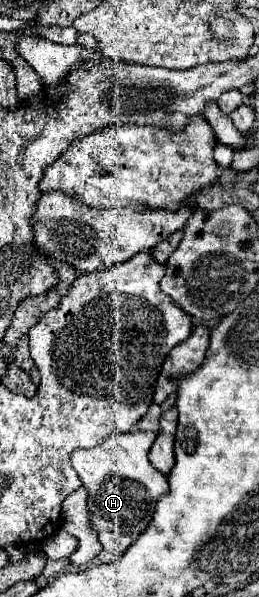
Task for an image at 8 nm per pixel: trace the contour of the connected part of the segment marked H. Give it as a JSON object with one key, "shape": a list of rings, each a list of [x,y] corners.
{"shape":[[[154,431],[114,433],[94,449],[78,449],[72,453],[72,467],[90,493],[92,527],[116,529],[120,533],[138,537],[154,515],[154,503],[168,491],[168,477],[160,473],[148,459],[148,451],[156,439]]]}

